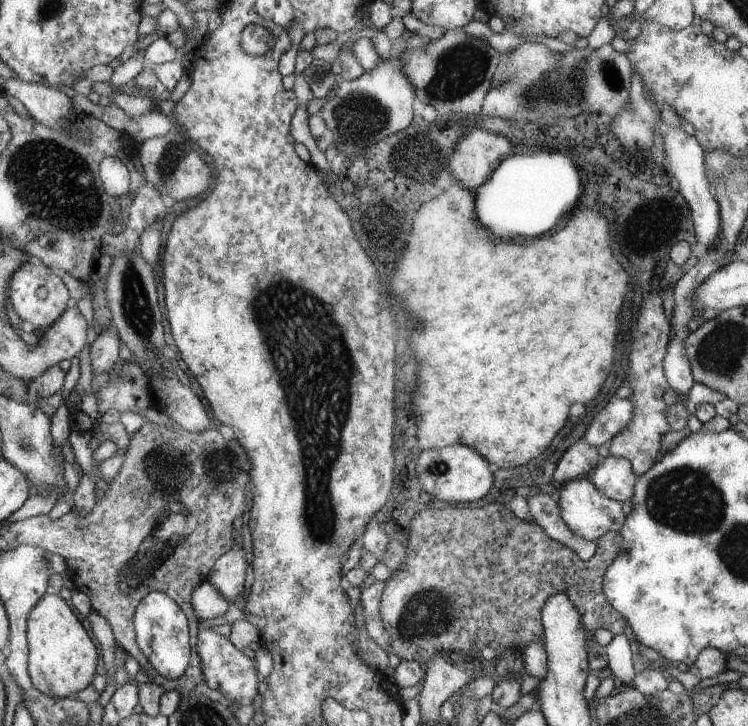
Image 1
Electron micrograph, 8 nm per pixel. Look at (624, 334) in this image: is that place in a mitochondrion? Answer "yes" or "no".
no

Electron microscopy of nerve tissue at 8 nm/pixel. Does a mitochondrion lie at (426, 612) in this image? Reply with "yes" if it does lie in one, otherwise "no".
yes

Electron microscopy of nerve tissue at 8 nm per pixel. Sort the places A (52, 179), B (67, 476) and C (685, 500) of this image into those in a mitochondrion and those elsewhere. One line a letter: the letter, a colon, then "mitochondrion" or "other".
A: mitochondrion
B: other
C: mitochondrion

